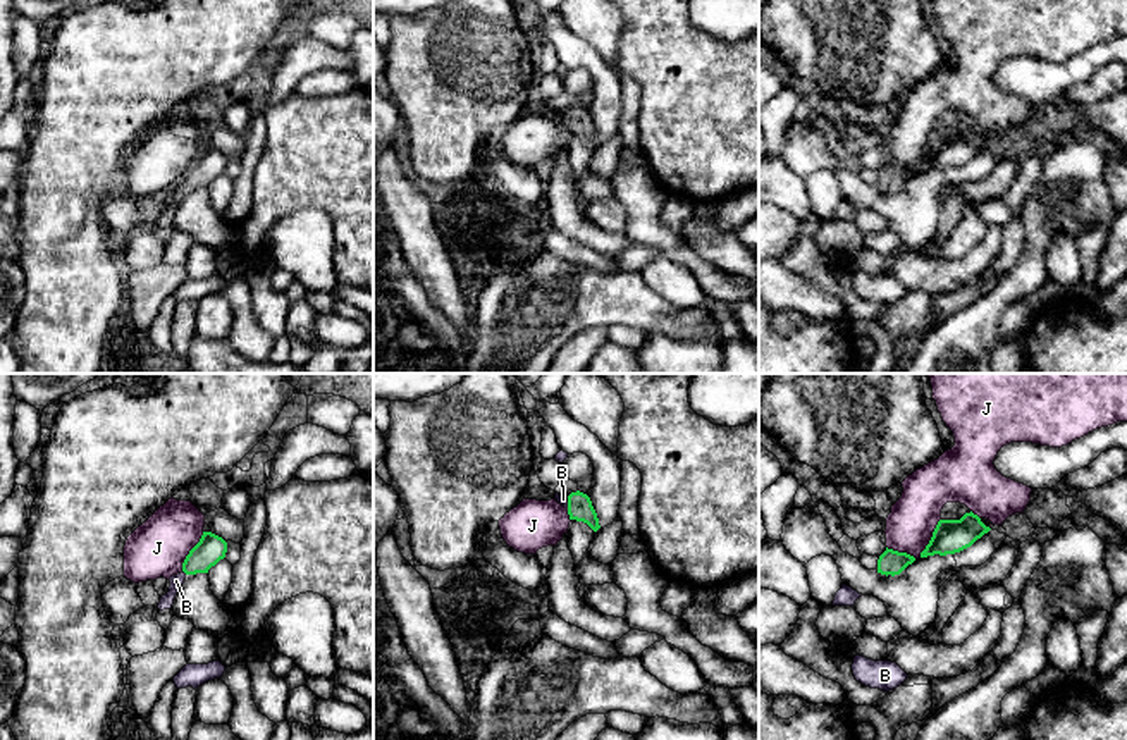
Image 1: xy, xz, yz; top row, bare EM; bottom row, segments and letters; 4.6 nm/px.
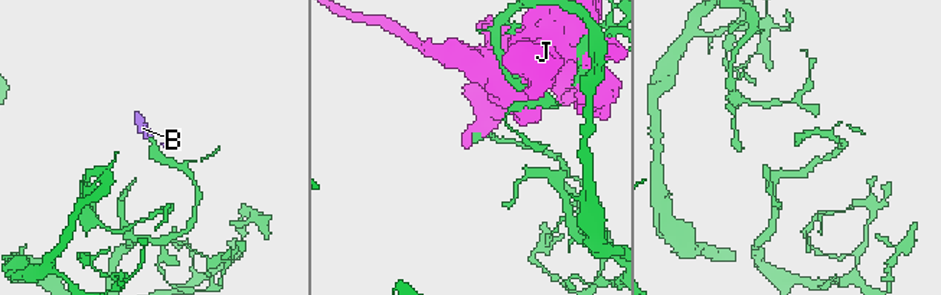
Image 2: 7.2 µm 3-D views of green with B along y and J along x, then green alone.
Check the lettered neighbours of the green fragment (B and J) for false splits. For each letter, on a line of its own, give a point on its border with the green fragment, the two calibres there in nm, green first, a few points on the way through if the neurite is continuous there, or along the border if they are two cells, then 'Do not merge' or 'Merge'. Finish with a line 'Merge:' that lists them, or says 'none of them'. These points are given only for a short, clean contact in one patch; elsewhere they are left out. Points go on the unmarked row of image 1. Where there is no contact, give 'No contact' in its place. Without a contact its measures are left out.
B: Touches green at xy (184, 186). Thickness 140 nm (green) against 60 nm. Path across: xy (210, 164), (184, 186), (176, 195). Merge
J: Touches green at xy (190, 166). Thickness 140 nm (green) against 260 nm. Do not merge
Merge: B

